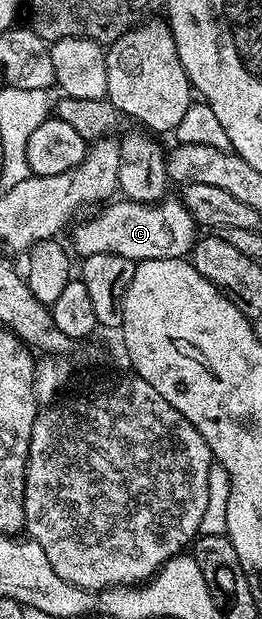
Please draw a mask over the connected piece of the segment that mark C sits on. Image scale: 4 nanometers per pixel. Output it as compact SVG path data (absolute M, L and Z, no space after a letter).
M117 198L106 203L98 216L93 216L77 232L78 257L84 258L91 254L119 254L134 262L142 260L179 260L188 257L193 243L199 239L199 225L180 199L166 198L157 203L141 203L139 201Z

